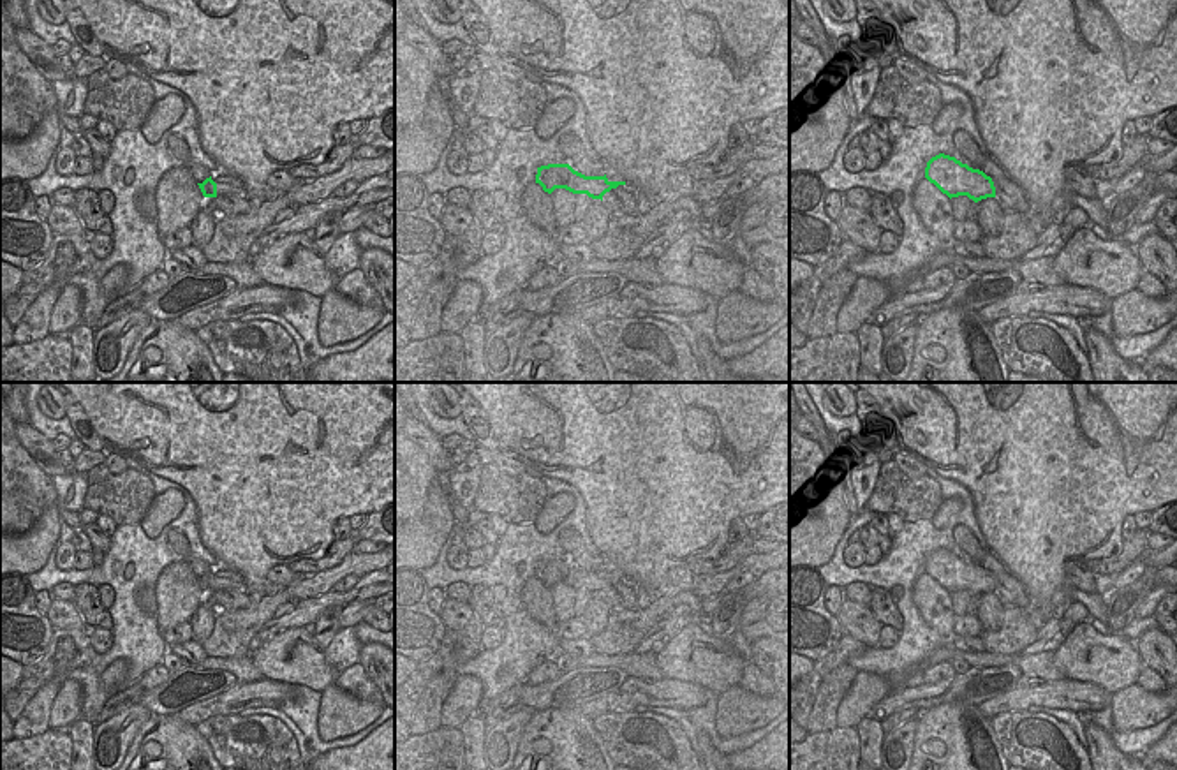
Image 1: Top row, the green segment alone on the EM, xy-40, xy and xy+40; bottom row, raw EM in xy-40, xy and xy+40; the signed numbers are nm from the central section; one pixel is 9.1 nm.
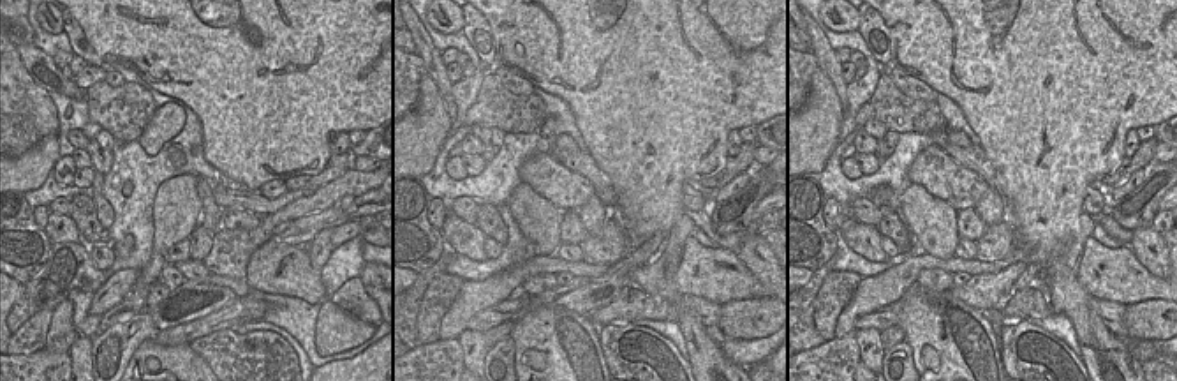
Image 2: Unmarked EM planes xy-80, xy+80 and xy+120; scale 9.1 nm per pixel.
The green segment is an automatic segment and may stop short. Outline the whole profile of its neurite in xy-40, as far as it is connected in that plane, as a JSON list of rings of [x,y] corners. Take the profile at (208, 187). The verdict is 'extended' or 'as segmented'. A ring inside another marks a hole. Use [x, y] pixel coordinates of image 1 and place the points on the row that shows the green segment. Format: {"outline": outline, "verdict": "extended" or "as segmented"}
{"outline": [[[211,173],[203,183],[197,183],[204,197],[217,196],[243,196],[250,203],[277,199],[285,192],[277,192],[270,187],[247,187],[240,178],[229,173]]], "verdict": "extended"}

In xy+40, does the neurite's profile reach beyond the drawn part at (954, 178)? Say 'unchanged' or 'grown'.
unchanged

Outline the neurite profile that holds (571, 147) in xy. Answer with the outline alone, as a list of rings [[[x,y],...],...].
[[[564,134],[559,139],[560,152],[574,171],[585,176],[604,176],[608,167],[604,162],[594,162],[587,157],[581,141],[573,134]]]

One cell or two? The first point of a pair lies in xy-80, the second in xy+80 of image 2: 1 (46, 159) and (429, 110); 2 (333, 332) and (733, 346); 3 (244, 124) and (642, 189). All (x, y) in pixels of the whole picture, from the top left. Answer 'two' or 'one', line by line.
1: one
2: two
3: one

